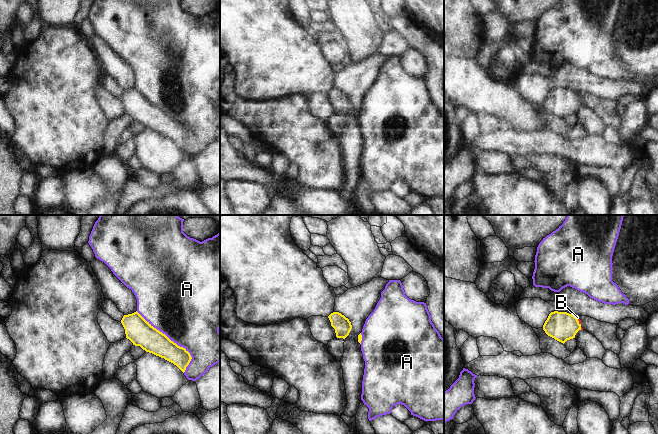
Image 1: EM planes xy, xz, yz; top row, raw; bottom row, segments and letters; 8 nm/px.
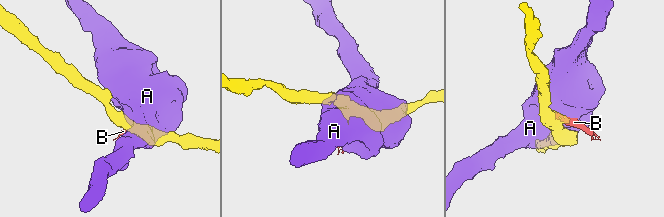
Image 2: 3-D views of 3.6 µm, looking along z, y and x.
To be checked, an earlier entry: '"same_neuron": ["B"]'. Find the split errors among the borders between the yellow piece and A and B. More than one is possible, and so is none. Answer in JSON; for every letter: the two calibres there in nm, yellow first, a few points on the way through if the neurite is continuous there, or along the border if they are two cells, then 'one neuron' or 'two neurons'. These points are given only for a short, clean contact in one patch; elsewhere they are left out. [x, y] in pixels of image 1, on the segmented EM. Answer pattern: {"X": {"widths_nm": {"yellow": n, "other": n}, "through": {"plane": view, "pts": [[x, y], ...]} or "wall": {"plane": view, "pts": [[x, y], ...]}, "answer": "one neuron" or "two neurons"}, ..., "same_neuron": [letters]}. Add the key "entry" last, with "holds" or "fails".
{"A": {"widths_nm": {"yellow": 200, "other": 500}, "answer": "two neurons"}, "B": {"widths_nm": {"yellow": 240, "other": 20}, "through": {"plane": "yz", "pts": [[562, 326], [572, 324], [577, 320], [577, 317]]}, "answer": "one neuron"}, "same_neuron": ["B"], "entry": "holds"}

